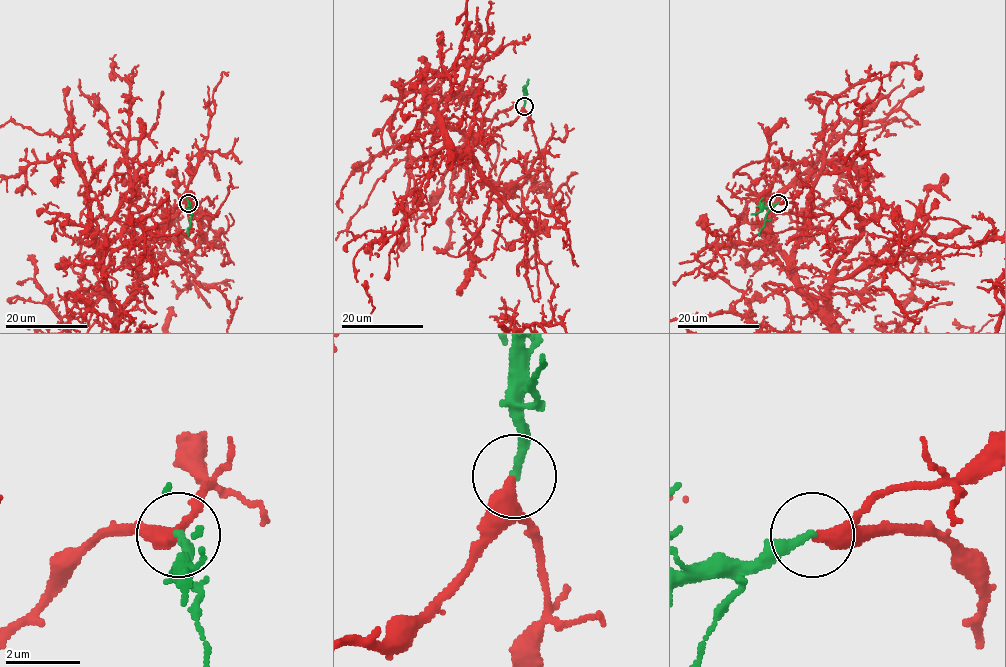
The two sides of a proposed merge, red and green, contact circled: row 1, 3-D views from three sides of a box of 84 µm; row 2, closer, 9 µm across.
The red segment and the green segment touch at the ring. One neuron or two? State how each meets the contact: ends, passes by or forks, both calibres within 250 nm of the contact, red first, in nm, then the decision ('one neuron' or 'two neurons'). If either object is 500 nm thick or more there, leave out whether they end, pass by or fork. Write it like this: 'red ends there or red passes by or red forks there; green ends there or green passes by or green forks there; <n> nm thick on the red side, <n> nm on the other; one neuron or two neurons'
red passes by; green ends there; 280 nm thick on the red side, 220 nm on the other; one neuron

